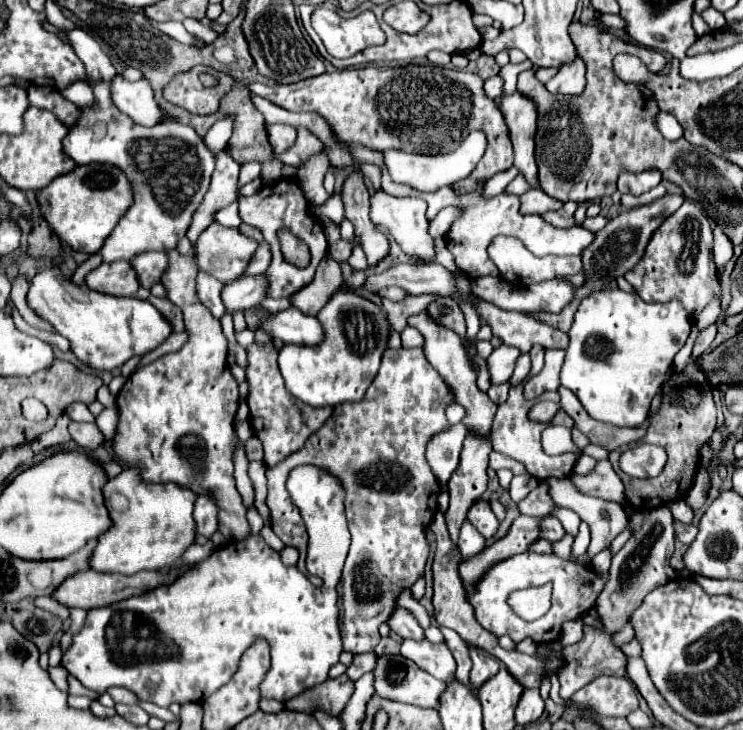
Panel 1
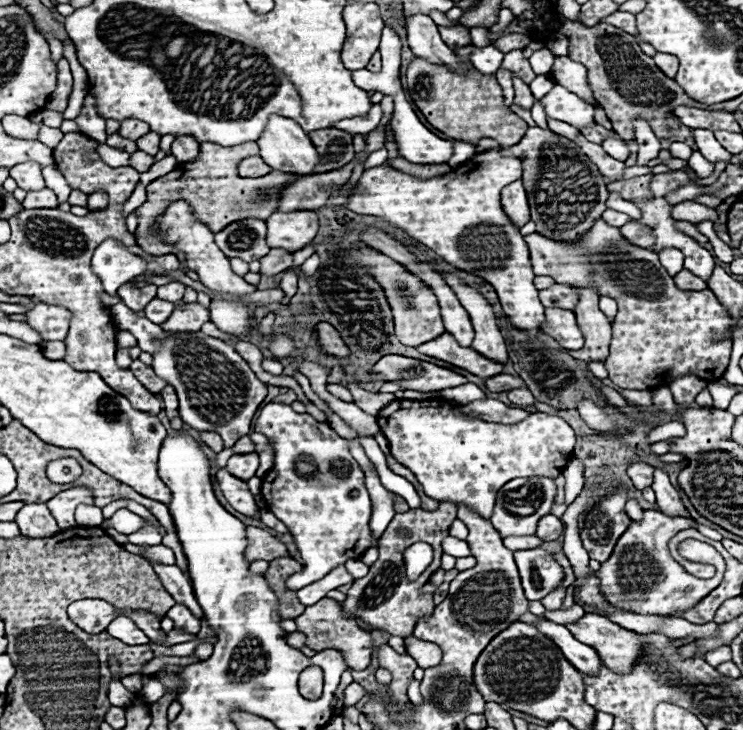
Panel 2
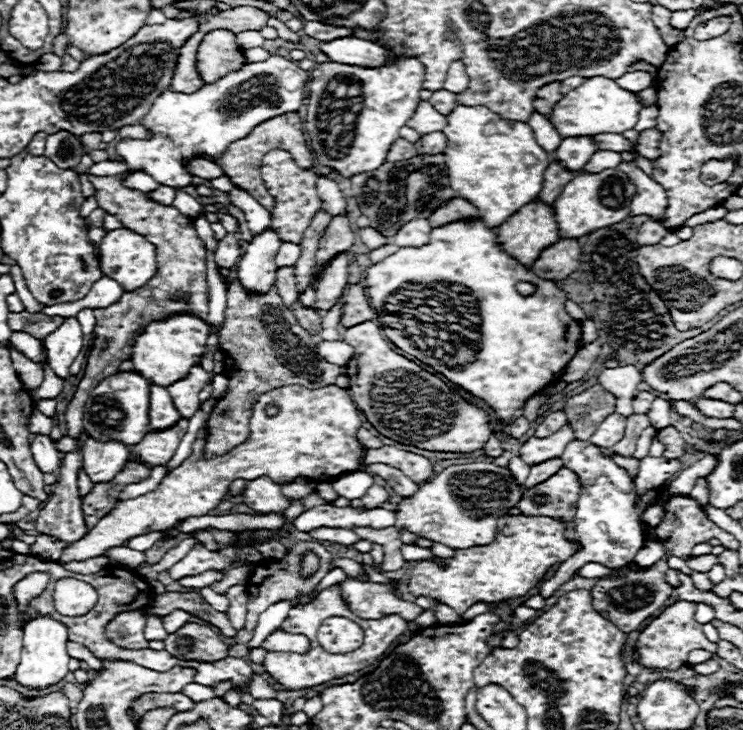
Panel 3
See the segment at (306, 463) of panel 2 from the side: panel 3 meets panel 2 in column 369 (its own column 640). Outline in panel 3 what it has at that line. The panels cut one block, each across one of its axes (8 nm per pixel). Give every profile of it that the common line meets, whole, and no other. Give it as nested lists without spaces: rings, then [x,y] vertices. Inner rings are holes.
[[[572,440],[564,450],[562,460],[566,468],[578,474],[582,484],[580,498],[576,504],[576,516],[572,522],[566,524],[568,526],[566,534],[570,540],[578,540],[584,546],[584,550],[574,558],[562,562],[558,572],[550,580],[540,584],[540,596],[544,600],[554,596],[554,592],[564,582],[568,582],[568,578],[572,578],[578,568],[582,568],[588,562],[598,562],[610,568],[620,568],[634,562],[634,556],[638,554],[638,550],[644,546],[644,540],[646,540],[646,530],[640,528],[642,514],[650,504],[658,502],[660,492],[670,484],[670,482],[664,482],[662,486],[652,488],[640,496],[634,490],[634,478],[628,474],[628,470],[620,468],[614,462],[614,458],[604,456],[602,448],[588,440]]]

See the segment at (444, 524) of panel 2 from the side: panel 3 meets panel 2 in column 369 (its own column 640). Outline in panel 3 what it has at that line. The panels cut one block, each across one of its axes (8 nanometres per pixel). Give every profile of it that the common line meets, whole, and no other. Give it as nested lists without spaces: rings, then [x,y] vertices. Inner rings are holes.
[[[666,558],[650,566],[646,572],[624,572],[626,576],[614,576],[614,578],[602,578],[594,586],[594,608],[610,620],[614,626],[618,626],[622,632],[634,632],[640,628],[640,624],[650,618],[656,610],[664,606],[664,602],[672,594],[672,586],[664,580],[664,572],[668,570]]]

